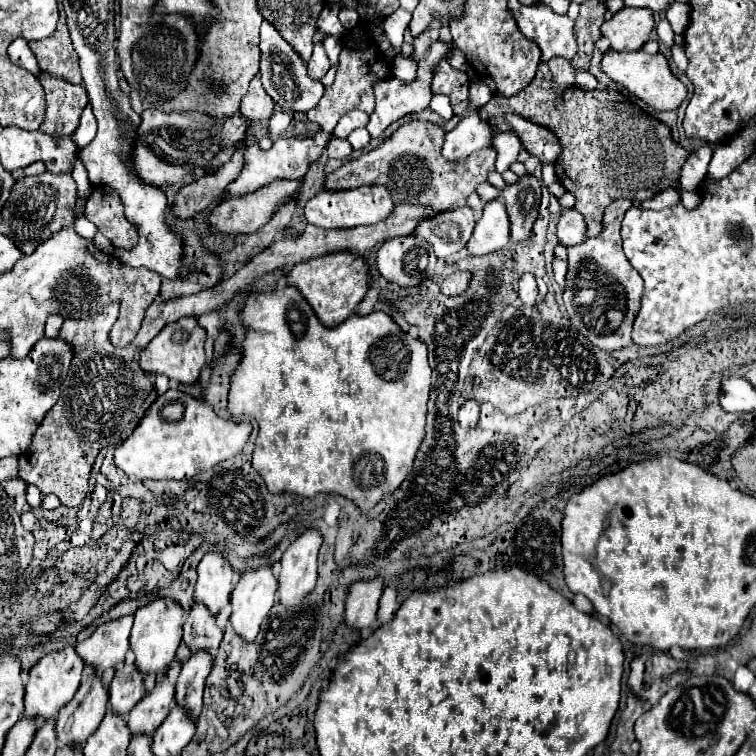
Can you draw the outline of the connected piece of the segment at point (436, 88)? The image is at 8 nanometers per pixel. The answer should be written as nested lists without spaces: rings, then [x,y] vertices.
[[[442,59],[432,71],[432,91],[450,97],[454,115],[462,117],[468,107],[468,77],[462,71],[454,71],[448,59]]]

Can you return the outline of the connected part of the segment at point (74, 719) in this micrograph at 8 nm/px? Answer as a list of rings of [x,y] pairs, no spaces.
[[[90,675],[84,683],[80,683],[80,689],[76,691],[76,697],[60,709],[56,719],[56,733],[60,745],[84,745],[86,739],[96,731],[100,725],[108,705],[108,691],[104,689],[104,683],[100,675]]]

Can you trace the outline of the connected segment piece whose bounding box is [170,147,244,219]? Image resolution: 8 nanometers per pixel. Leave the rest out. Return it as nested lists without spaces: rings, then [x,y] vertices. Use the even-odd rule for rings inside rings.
[[[244,147],[236,151],[236,155],[226,165],[222,165],[216,173],[200,177],[198,181],[178,189],[176,199],[170,205],[172,215],[178,219],[192,219],[200,211],[204,211],[214,199],[218,199],[224,193],[226,185],[232,183],[234,177],[240,173],[244,163],[242,153],[244,153]]]

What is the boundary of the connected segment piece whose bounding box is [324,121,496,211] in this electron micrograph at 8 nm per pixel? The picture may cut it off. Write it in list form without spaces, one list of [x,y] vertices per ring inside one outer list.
[[[410,121],[402,125],[390,139],[380,143],[376,149],[346,161],[334,173],[326,175],[324,189],[340,191],[356,189],[362,185],[386,185],[392,193],[394,203],[426,205],[438,211],[452,211],[464,207],[468,195],[476,191],[476,185],[486,181],[486,175],[494,171],[496,153],[492,149],[482,149],[454,165],[450,161],[444,161],[440,153],[442,141],[444,131],[438,125]]]

